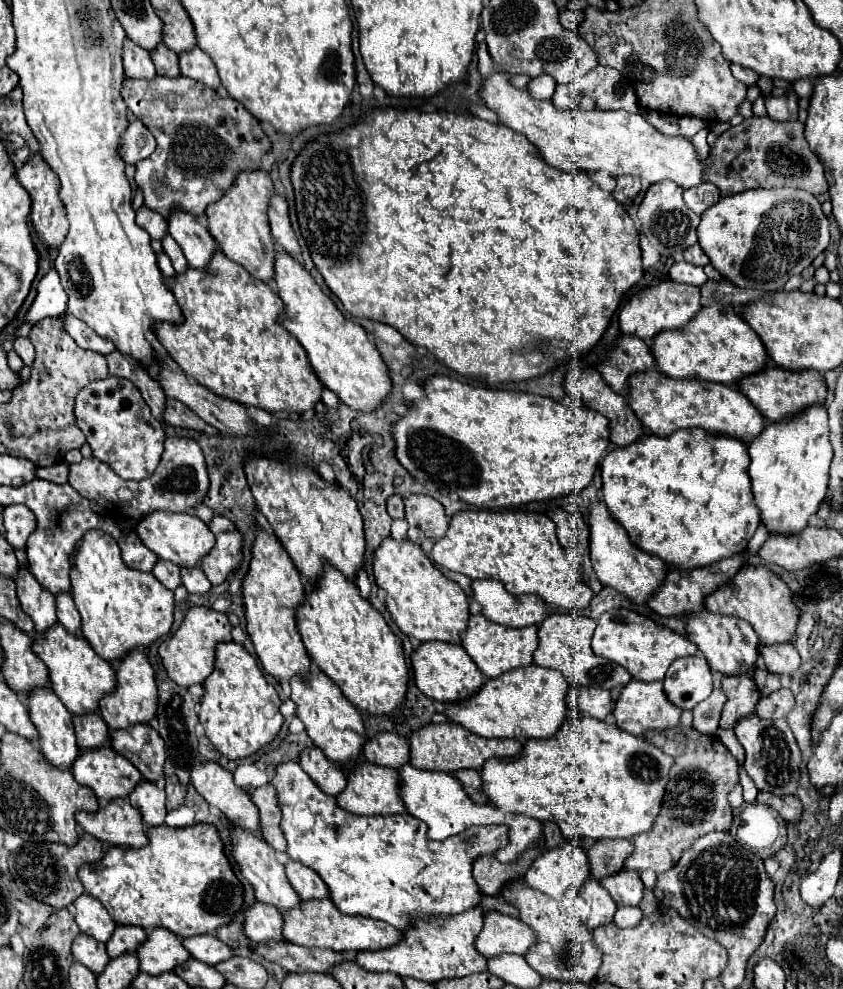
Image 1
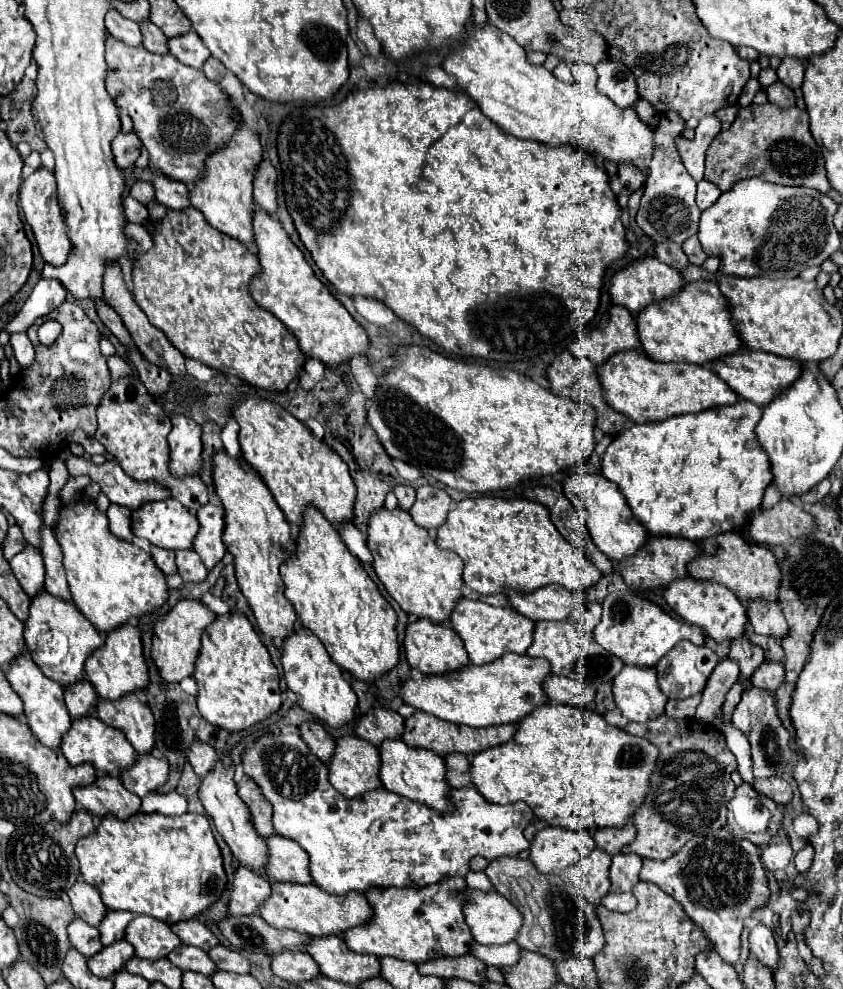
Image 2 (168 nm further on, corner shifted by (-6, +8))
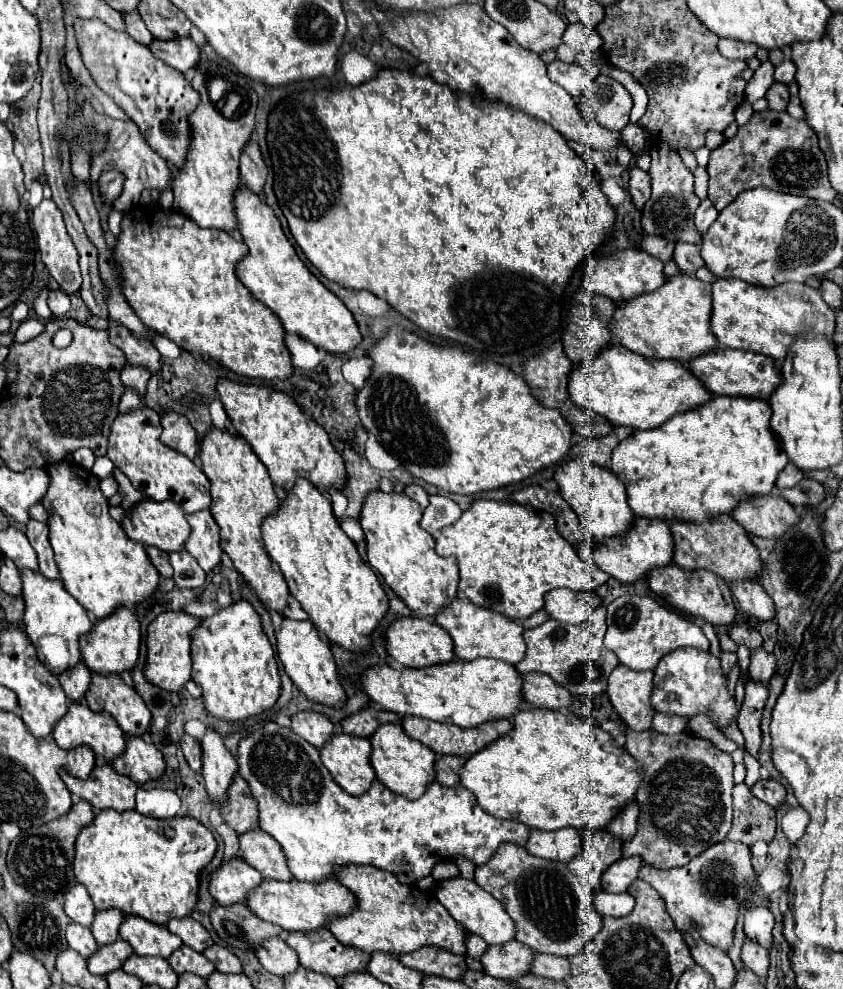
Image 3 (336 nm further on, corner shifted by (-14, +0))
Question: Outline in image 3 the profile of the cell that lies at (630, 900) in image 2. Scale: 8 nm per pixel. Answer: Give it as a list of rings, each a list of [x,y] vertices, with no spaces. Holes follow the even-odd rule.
[[[598,892],[592,900],[596,912],[600,916],[626,916],[634,908],[634,898],[628,892],[622,892],[620,896],[612,896],[608,892]]]

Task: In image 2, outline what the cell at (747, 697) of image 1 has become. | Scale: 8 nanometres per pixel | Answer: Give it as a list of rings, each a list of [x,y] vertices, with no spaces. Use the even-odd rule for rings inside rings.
[[[748,638],[732,640],[728,658],[736,660],[736,664],[740,666],[740,678],[738,680],[744,688],[748,688],[752,684],[752,672],[756,668],[760,668],[760,664],[766,660],[762,648],[756,648]]]

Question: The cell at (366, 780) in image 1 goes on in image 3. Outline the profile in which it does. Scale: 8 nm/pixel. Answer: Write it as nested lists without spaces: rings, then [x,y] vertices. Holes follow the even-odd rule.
[[[342,732],[334,734],[320,748],[320,756],[340,788],[348,794],[362,794],[374,782],[370,750],[368,738],[348,736]]]

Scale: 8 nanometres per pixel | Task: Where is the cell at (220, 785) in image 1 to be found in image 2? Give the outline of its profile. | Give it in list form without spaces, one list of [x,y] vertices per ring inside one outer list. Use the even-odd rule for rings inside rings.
[[[194,742],[194,744],[188,748],[188,754],[186,754],[186,756],[188,756],[194,772],[196,772],[200,778],[204,778],[208,772],[212,772],[212,768],[216,766],[216,762],[222,762],[220,752],[218,752],[214,746],[210,746],[210,744],[196,744],[196,742]]]

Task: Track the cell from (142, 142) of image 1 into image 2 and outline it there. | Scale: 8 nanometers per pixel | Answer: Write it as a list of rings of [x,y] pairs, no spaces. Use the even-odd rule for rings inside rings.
[[[120,132],[114,140],[112,140],[112,152],[114,152],[114,160],[120,168],[130,168],[134,166],[136,158],[140,156],[140,148],[142,142],[138,140],[140,136],[136,136],[134,132]]]

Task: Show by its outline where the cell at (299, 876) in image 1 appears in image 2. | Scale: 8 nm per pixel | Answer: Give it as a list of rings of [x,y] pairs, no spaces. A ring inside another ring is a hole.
[[[278,834],[266,842],[270,848],[268,876],[280,882],[312,884],[312,874],[308,874],[308,852],[304,852],[296,842]]]

